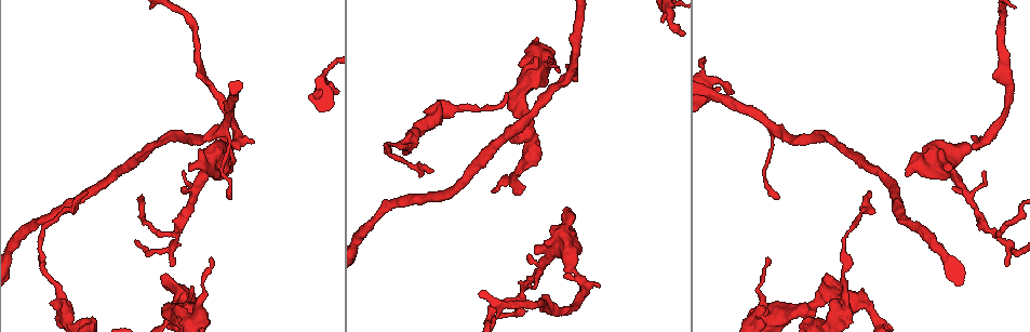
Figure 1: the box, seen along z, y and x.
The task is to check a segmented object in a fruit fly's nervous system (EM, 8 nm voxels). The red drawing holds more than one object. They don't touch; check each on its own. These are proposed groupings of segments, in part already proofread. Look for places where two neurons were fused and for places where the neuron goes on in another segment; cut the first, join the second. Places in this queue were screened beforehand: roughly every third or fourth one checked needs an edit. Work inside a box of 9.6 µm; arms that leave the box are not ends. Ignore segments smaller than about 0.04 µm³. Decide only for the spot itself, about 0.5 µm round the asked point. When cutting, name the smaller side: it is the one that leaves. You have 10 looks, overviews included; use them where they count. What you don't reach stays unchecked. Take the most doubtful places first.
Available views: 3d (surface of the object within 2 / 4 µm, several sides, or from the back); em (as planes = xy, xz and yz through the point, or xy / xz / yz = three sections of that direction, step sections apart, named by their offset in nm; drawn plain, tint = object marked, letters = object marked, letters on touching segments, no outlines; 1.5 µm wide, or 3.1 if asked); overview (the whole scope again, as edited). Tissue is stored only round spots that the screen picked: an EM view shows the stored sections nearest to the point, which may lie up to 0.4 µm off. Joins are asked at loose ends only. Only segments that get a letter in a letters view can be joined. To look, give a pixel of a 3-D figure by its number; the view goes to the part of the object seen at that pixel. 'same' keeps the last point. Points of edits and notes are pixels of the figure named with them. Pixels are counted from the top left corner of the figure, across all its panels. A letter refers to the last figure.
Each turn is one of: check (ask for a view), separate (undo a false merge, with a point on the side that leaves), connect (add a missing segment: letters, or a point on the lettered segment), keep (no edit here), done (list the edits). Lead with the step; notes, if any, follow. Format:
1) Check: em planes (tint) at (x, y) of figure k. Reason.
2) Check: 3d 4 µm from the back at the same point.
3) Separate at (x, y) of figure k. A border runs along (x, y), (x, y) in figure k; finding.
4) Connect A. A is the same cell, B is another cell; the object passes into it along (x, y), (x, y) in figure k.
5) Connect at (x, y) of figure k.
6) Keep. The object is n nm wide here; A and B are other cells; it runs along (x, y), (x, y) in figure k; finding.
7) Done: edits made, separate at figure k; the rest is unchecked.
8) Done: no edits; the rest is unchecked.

Check: em planes (letters) at (871, 191) of figure 1. Thin end.

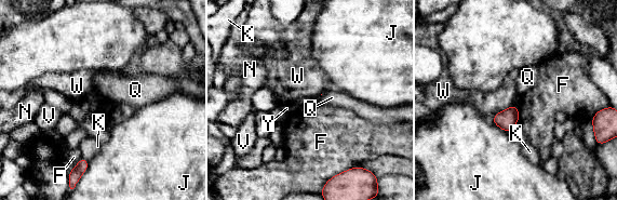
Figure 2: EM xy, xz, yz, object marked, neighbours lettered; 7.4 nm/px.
Keep. F, J, K, N, Q, V, W and Y are other cells; no lettered segment goes on from it.

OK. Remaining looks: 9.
Check: em planes (letters) at (984, 170) of figure 1. An open end.

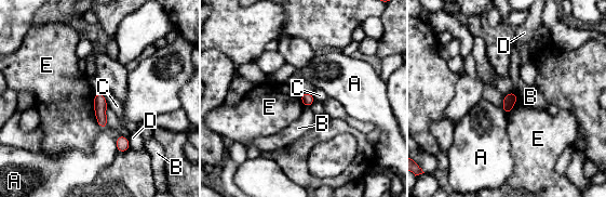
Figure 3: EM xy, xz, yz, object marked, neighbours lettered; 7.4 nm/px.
Keep. A, B, C, D and E are other cells; a border runs along (513, 91), (517, 97) in figure 3; none of them fits.

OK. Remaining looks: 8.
Check: 3d 2 µm at (1004, 264) of figure 1. Tapers out.

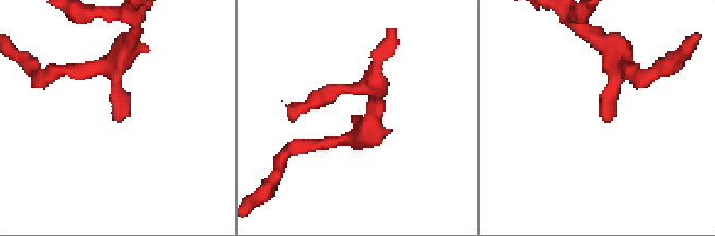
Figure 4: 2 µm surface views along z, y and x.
Check: em planes (letters) at (112, 118) of figure 4. Now the EM.

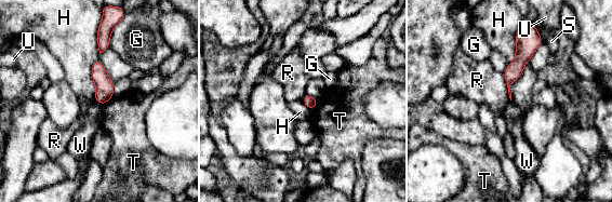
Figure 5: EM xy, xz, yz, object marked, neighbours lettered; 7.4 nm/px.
Keep. The longest contact is with H, 320 nm; G, H, R, S, T, U and W are other cells; a border runs along (97, 57), (92, 66), (94, 100) in figure 5; none of them fits.

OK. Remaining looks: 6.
Check: em planes (letters) at (577, 80) of figure 1. Branch stops here.

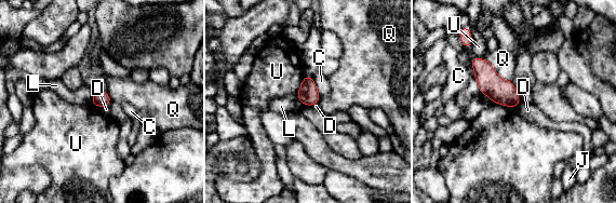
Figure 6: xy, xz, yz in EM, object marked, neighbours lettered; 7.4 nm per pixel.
Keep. The object is 120 nm wide here; C, D, J, L, Q and U are other cells; a border runs along (520, 102), (517, 106) in figure 6; no lettered segment goes on from it.

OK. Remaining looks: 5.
Done: no edits; the rest is unchecked.

